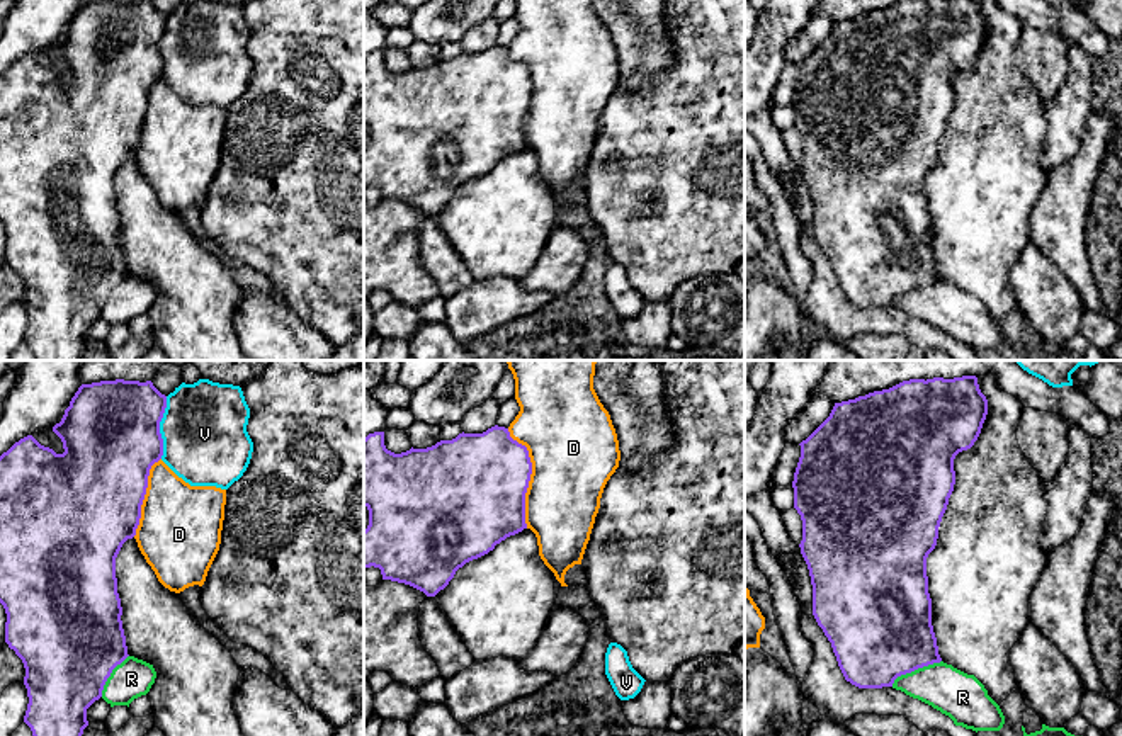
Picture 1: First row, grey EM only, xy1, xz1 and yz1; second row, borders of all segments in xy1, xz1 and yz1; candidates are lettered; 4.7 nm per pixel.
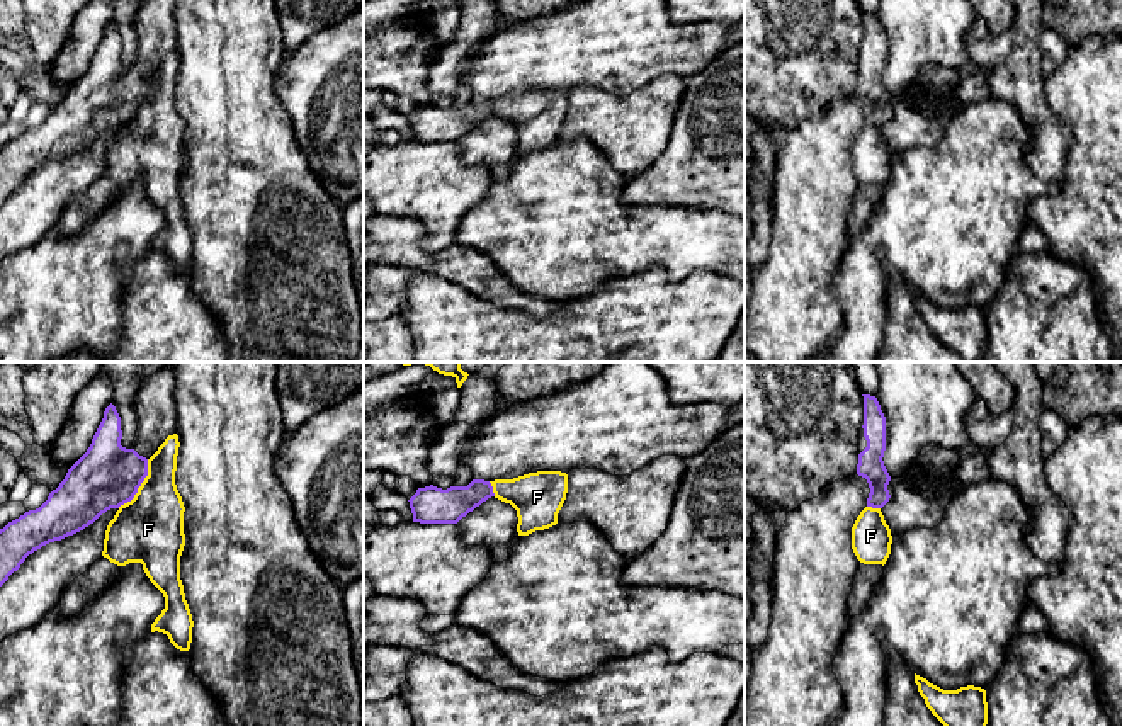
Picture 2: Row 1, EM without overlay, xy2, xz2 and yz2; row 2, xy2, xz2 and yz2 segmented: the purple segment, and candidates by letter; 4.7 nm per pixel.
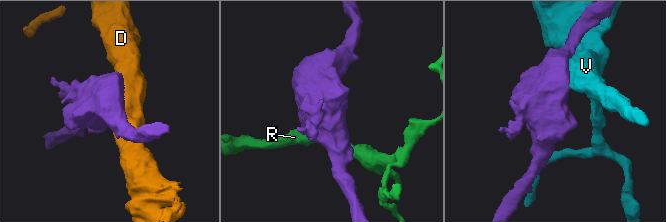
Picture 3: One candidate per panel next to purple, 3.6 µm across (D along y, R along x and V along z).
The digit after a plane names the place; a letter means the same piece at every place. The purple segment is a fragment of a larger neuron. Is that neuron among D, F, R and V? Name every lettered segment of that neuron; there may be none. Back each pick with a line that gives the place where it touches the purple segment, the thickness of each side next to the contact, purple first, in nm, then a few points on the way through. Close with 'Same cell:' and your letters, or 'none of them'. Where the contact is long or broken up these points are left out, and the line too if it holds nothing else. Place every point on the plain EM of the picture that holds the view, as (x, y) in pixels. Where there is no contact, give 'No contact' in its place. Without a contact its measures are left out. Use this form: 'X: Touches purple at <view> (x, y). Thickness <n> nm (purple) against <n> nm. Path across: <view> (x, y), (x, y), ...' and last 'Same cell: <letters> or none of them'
Same cell: none of them

